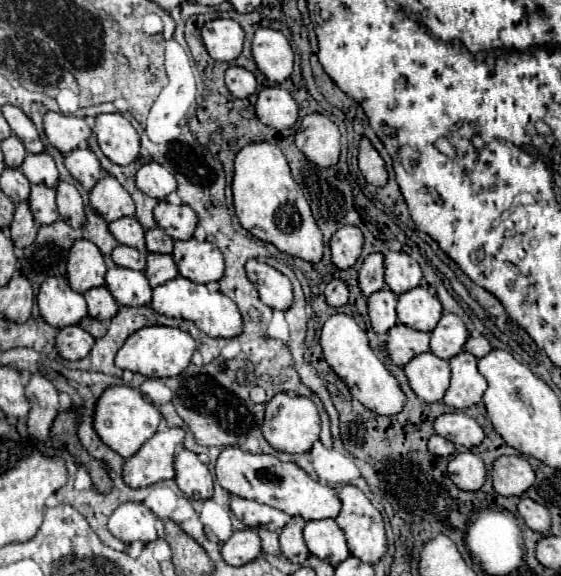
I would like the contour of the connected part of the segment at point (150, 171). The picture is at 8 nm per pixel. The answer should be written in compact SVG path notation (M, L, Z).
M157 162L143 164L137 170L135 184L143 194L147 194L147 196L151 196L155 200L165 200L167 194L177 190L177 182L175 182L173 174L167 168L163 168L161 164L157 164Z

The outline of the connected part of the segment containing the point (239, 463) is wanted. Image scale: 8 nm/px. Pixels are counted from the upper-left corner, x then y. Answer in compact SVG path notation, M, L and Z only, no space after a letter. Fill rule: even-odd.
M223 448L215 462L215 476L217 476L217 482L229 494L273 506L289 516L319 520L319 518L335 518L341 510L341 500L337 498L335 488L313 480L297 464L281 462L275 456L251 454L239 448Z

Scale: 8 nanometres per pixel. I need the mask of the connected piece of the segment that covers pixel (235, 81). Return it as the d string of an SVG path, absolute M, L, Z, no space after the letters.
M229 66L227 68L225 84L235 98L249 98L251 94L255 94L255 88L257 88L255 76L249 70L239 68L239 66Z

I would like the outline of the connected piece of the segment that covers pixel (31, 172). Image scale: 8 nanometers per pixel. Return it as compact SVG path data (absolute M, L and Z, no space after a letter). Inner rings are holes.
M27 154L21 164L23 174L31 184L45 184L55 186L59 182L59 172L55 168L55 162L49 154Z

